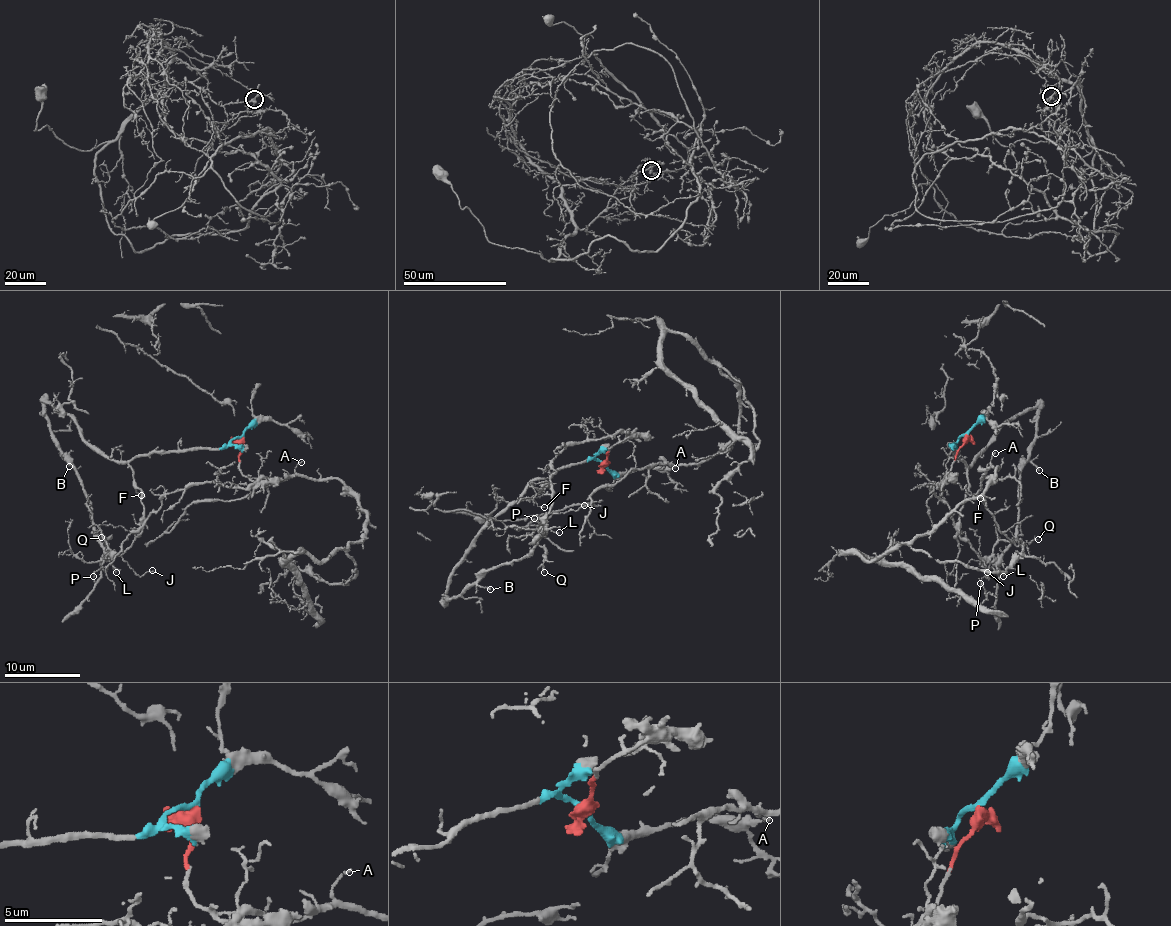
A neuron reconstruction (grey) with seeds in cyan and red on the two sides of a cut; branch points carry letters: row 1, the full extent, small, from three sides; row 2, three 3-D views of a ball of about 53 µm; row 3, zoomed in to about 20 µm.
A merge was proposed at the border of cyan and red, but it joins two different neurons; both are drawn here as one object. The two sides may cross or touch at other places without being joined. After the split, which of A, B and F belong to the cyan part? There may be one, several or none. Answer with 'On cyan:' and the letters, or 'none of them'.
On cyan: B, F

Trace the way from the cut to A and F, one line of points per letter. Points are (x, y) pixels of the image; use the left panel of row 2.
A: (241, 437), (240, 472), (257, 485), (247, 498), (269, 485), (287, 480), (301, 462)
F: (241, 437), (221, 448), (141, 454), (128, 467), (133, 471), (134, 486), (141, 494)

